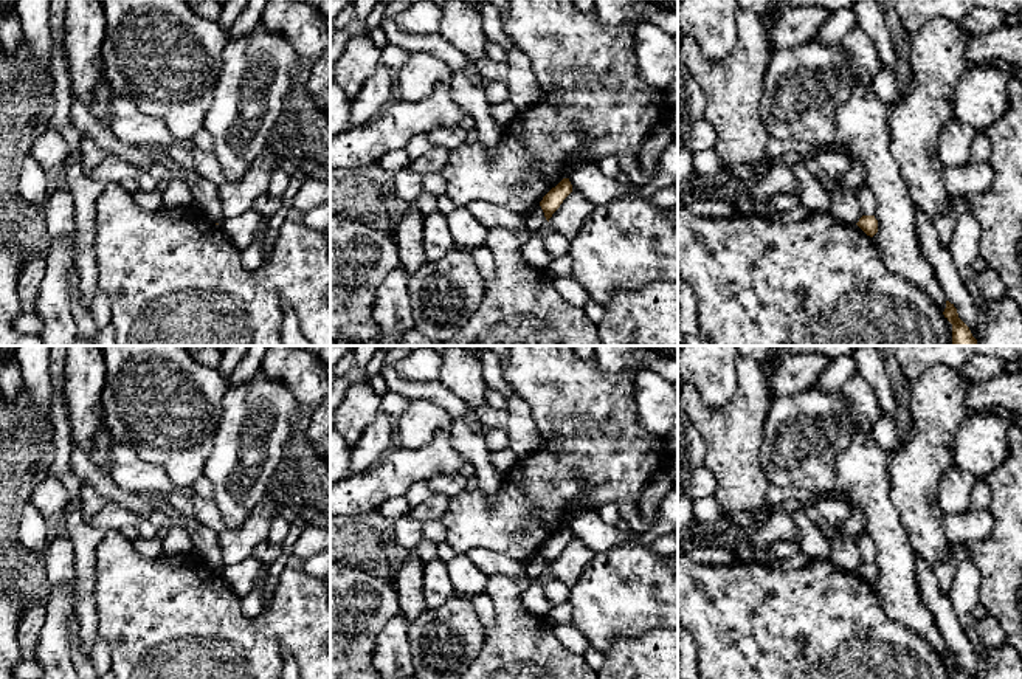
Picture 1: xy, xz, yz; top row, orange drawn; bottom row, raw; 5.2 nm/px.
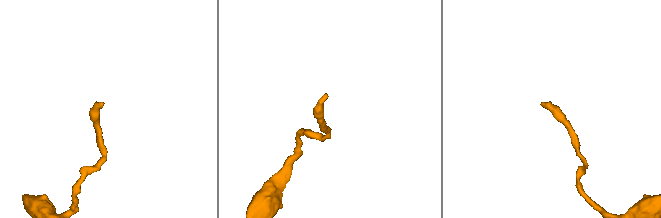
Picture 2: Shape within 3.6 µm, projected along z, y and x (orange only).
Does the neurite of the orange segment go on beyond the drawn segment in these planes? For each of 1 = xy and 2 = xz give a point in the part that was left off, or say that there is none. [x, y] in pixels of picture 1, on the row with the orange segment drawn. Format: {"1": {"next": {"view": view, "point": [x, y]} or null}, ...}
{"1": {"next": null}, "2": {"next": null}}

